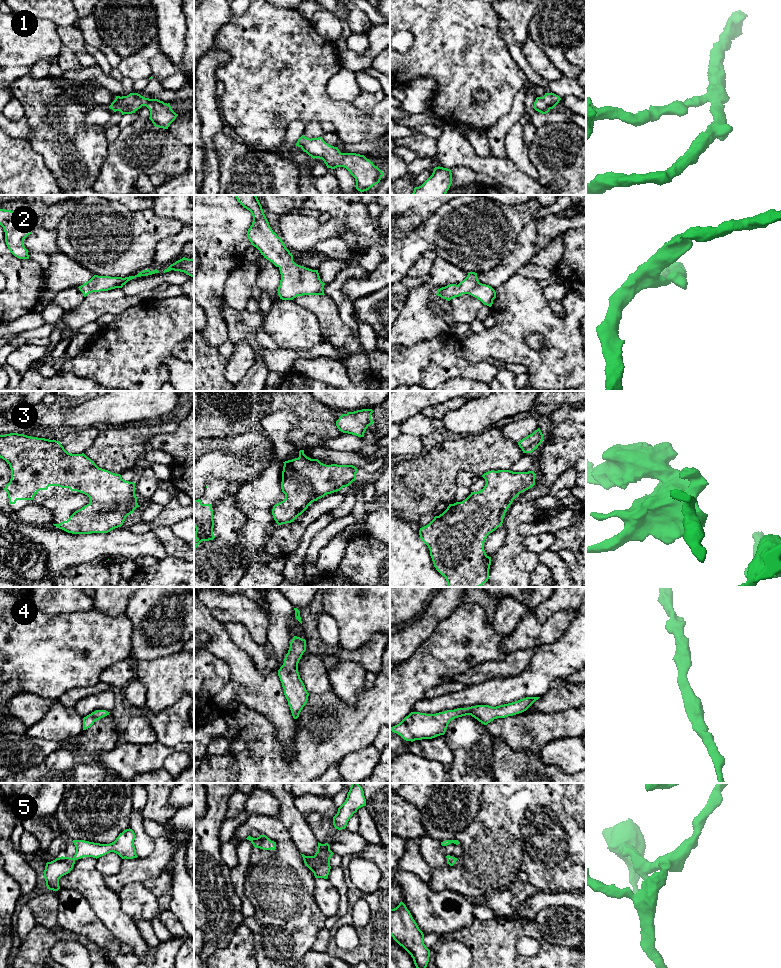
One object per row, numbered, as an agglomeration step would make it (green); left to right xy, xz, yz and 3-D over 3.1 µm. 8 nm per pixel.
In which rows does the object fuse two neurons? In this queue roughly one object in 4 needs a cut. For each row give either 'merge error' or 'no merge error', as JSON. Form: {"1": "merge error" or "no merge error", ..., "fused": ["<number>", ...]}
{"1": "no merge error", "2": "no merge error", "3": "no merge error", "4": "no merge error", "5": "no merge error", "fused": []}

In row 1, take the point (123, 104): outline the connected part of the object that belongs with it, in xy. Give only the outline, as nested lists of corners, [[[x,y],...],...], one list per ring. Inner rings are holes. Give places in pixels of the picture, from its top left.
[[[130,93],[127,96],[116,96],[109,106],[114,112],[120,111],[122,115],[135,113],[142,106],[146,106],[150,111],[149,119],[155,127],[168,129],[170,124],[176,119],[176,114],[170,103],[164,103],[158,99],[149,99],[138,93]]]

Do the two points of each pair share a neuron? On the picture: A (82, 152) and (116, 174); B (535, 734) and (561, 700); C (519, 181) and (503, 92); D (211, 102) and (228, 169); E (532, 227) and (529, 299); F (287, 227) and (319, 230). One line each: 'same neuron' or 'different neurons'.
A: different neurons
B: different neurons
C: different neurons
D: different neurons
E: different neurons
F: same neuron

